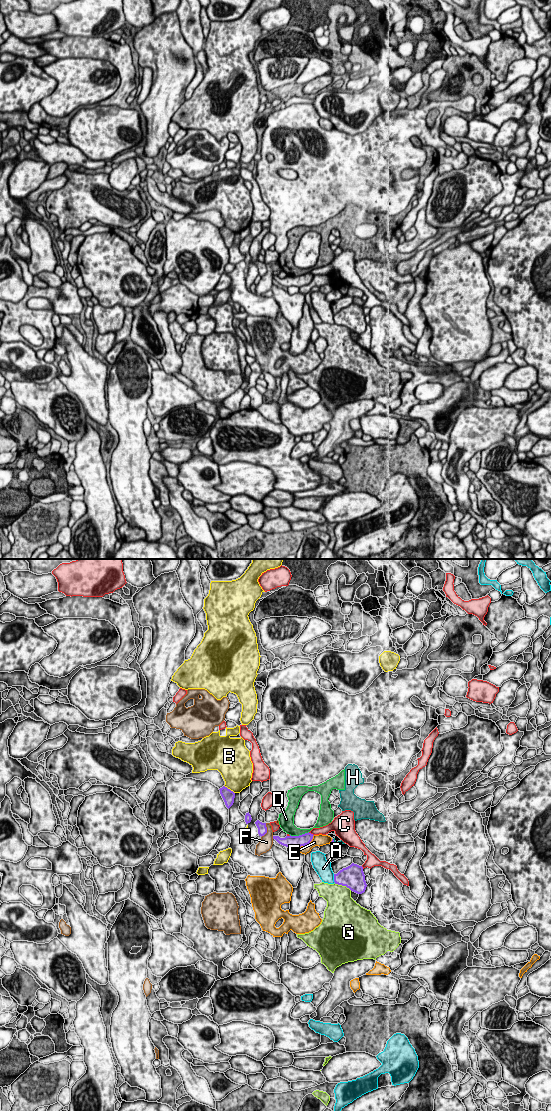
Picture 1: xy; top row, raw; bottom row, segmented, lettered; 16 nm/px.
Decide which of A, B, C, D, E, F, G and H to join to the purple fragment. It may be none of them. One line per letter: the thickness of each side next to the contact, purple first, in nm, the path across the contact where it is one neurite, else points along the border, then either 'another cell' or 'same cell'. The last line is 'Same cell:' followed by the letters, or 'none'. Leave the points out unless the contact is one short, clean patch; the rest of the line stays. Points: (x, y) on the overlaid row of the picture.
A: 320 nm thick on the purple side, 260 nm on the other; another cell
B: 200 nm thick on the purple side, 440 nm on the other; another cell
C: 190 nm thick on the purple side, 140 nm on the other; another cell
D: 190 nm thick on the purple side, 200 nm on the other; border along xy (308, 831), (298, 835), (290, 835); another cell
E: 190 nm thick on the purple side, 190 nm on the other; another cell
F: 160 nm thick on the purple side, 220 nm on the other; border along xy (266, 823), (266, 832), (261, 837); another cell
G: 360 nm thick on the purple side, 400 nm on the other; border along xy (334, 883), (345, 885), (351, 890); another cell
H: 70 nm thick on the purple side, 30 nm on the other; border along xy (332, 839), (335, 843); another cell
Same cell: none

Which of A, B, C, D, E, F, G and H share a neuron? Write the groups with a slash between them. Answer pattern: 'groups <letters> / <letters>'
groups A / B / C / D H / E / F / G

